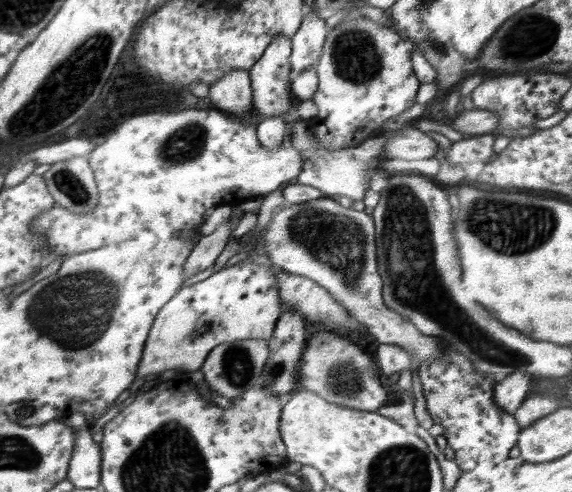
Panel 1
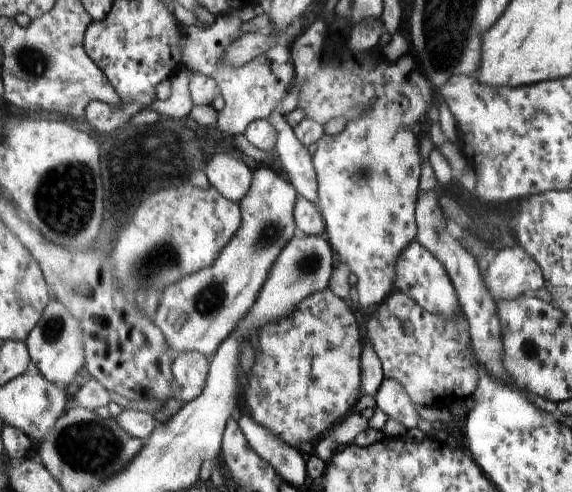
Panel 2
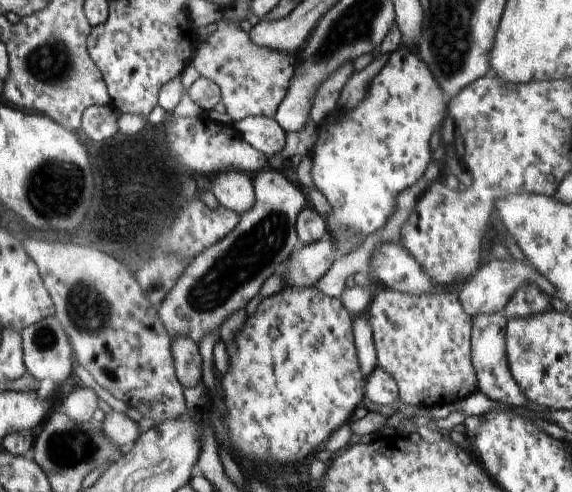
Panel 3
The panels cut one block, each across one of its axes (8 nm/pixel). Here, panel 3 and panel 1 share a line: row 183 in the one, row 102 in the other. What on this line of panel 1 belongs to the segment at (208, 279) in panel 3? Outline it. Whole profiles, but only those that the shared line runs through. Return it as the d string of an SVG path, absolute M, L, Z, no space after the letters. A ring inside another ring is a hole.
M276 35L272 43L268 44L264 54L250 67L250 84L252 87L253 110L262 118L284 117L290 109L296 108L298 101L290 86L292 72L289 61L291 55L291 38L286 35Z

